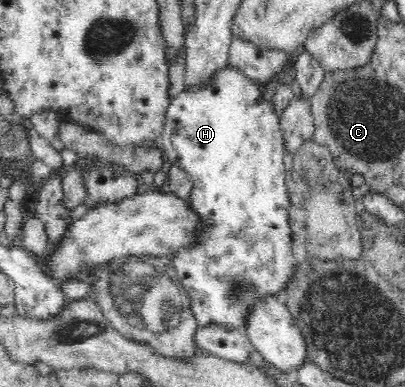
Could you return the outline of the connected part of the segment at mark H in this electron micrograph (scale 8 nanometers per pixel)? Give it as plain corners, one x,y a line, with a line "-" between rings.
229,61
222,65
221,68
214,69
204,79
186,85
181,92
177,92
173,96
167,109
167,124
164,128
164,134
160,136
159,140
165,161
169,169
181,167
188,174
188,178
193,185
189,203
208,223
208,230
201,234
203,239
196,246
184,248
171,256
172,264
176,270
174,279
185,288
190,298
191,310
199,325
222,324
226,328
244,328
245,319
242,317
245,316
245,308
249,308
253,298
265,296
265,292
282,295
282,290
285,289
286,282
289,281
291,274
293,274
294,266
297,264
291,244
293,234
289,226
289,217
287,217
289,194
285,185
286,171
285,162
283,162
283,156
285,156
286,152
279,118
275,114
273,101
271,101
270,89
271,87
258,83
251,76
247,76
240,68
236,68
236,65
230,64

